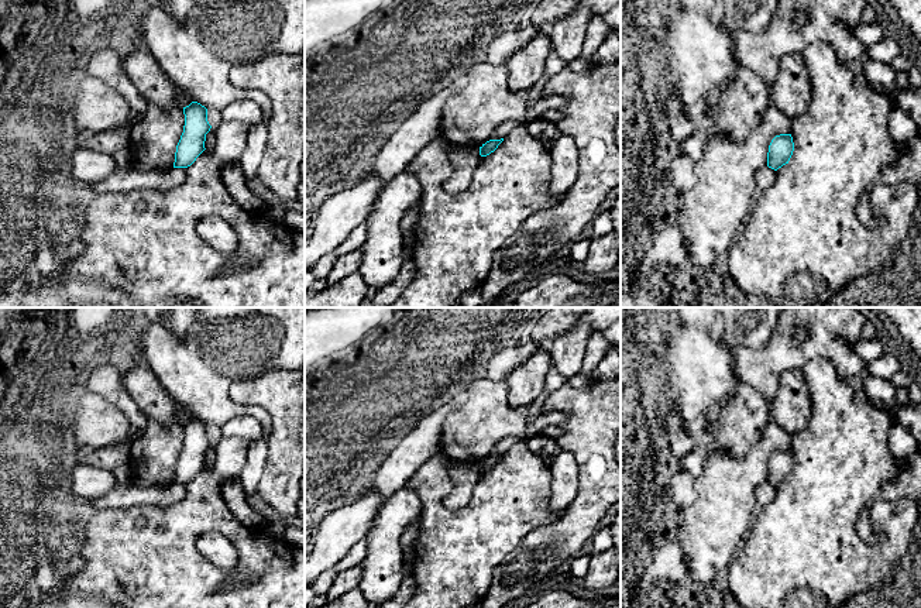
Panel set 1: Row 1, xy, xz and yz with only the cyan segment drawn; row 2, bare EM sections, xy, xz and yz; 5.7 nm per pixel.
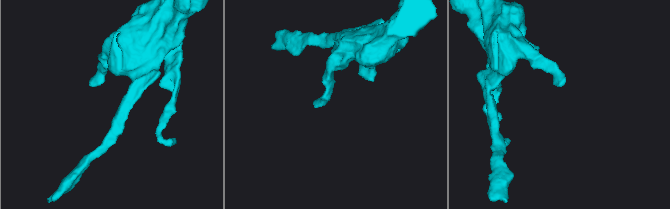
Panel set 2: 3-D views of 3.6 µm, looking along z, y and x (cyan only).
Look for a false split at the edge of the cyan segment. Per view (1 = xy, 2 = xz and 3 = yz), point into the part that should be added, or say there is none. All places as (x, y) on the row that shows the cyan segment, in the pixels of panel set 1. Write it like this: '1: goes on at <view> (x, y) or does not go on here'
1: does not go on here
2: does not go on here
3: does not go on here

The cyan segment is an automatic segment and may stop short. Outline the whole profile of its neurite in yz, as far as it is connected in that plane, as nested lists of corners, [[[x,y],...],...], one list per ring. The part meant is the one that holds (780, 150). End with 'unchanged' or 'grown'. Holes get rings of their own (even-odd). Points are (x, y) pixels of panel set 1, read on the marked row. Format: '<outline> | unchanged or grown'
[[[791,134],[776,135],[767,152],[767,166],[777,171],[783,165],[788,164],[794,151],[794,142]]] | unchanged

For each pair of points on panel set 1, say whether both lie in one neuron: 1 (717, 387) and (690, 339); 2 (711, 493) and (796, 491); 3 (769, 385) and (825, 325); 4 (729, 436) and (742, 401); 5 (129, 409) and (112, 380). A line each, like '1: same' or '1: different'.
1: same
2: different
3: same
4: same
5: same

